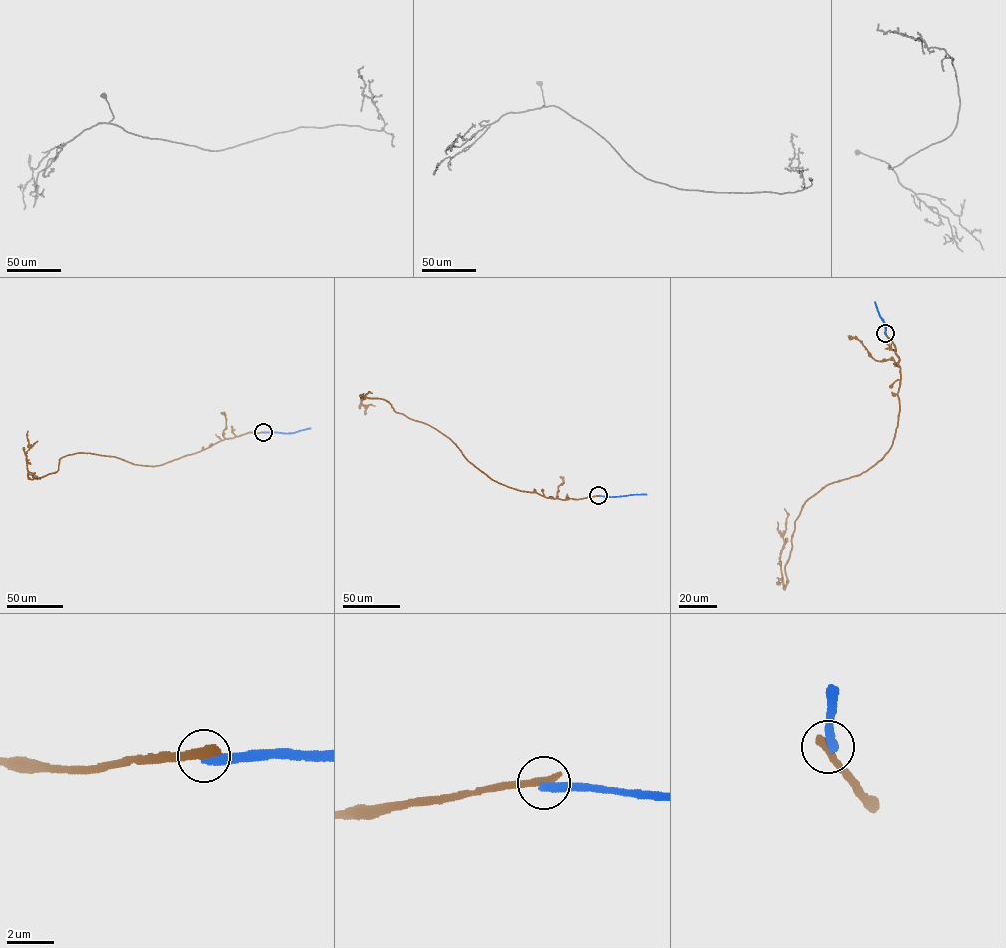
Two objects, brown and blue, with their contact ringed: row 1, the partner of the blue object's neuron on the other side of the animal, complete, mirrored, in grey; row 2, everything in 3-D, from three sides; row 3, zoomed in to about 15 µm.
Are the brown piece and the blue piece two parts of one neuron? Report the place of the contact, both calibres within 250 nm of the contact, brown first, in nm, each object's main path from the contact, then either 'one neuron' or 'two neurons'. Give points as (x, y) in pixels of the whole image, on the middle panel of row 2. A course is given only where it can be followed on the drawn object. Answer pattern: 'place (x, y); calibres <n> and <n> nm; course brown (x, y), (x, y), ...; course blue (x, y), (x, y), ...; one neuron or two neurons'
place (598, 495); calibres 440 and 360 nm; course brown (598, 495), (561, 500), (508, 487), (469, 462), (449, 438), (395, 412), (383, 399), (360, 395), (366, 413); course blue (598, 495), (647, 494); two neurons

